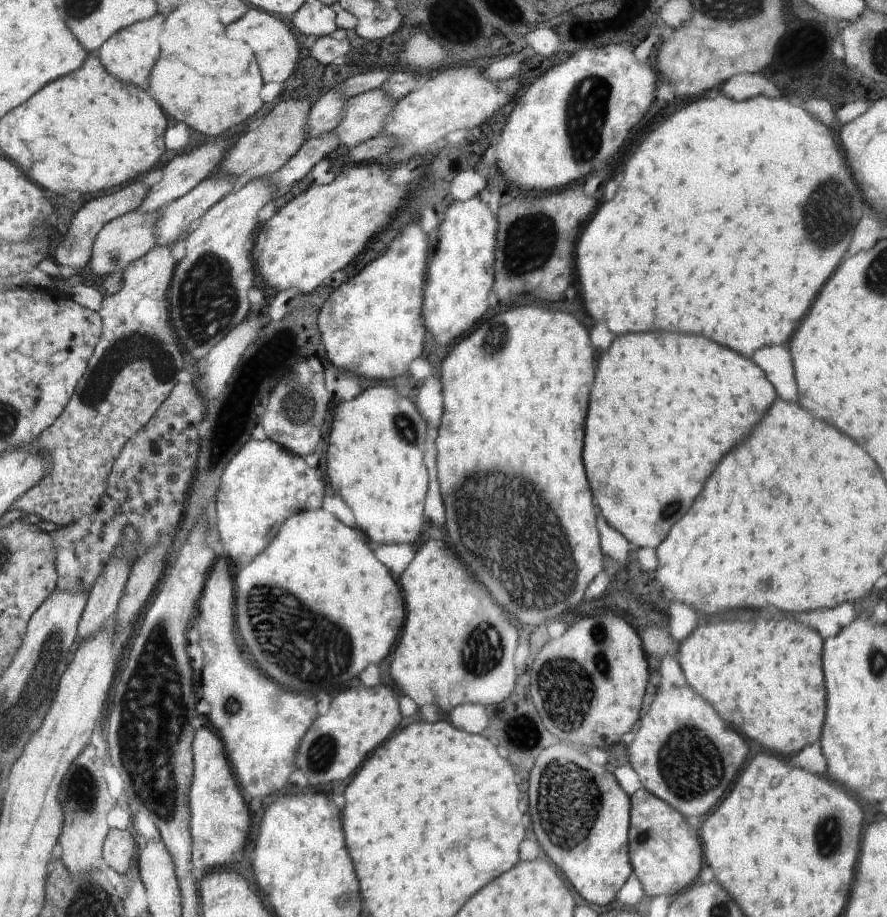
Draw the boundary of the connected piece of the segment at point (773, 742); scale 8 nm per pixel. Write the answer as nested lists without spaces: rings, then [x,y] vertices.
[[[734,620],[694,628],[694,632],[679,646],[677,655],[690,684],[714,710],[732,724],[740,734],[748,736],[772,753],[782,756],[797,754],[808,744],[820,741],[825,722],[826,686],[822,674],[823,641],[818,632],[808,630],[792,620]]]

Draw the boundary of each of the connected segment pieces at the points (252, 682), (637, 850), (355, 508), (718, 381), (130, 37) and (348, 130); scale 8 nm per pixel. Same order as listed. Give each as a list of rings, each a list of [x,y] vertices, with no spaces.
[[[216,562],[206,576],[202,597],[196,609],[195,626],[200,630],[200,646],[204,650],[204,668],[202,668],[202,692],[204,700],[210,705],[208,726],[220,735],[224,742],[225,756],[232,767],[238,786],[245,798],[264,798],[282,790],[288,784],[288,778],[296,769],[295,759],[298,744],[302,736],[312,726],[316,714],[316,702],[312,698],[282,690],[280,684],[266,678],[252,662],[242,658],[242,650],[234,638],[234,582],[228,570],[218,570]]]
[[[643,787],[631,797],[629,832],[630,863],[645,895],[666,894],[674,898],[693,885],[701,873],[703,861],[703,846],[694,822]]]
[[[376,386],[376,388],[368,388],[357,398],[352,398],[350,401],[341,402],[336,408],[336,413],[333,415],[333,426],[330,438],[328,438],[328,478],[335,493],[340,495],[340,498],[348,504],[354,520],[355,527],[365,534],[370,544],[378,546],[378,544],[412,544],[418,545],[422,530],[424,528],[424,498],[429,487],[429,476],[424,463],[425,454],[425,437],[427,436],[426,422],[422,418],[422,414],[418,412],[414,400],[410,402],[410,396],[400,396],[396,394],[396,390],[392,388],[384,388],[384,386]]]
[[[646,332],[646,334],[626,334],[618,336],[610,350],[606,350],[600,358],[596,380],[592,384],[590,392],[590,408],[586,418],[586,436],[584,436],[584,466],[586,476],[594,494],[594,505],[606,516],[608,524],[614,526],[630,545],[635,549],[647,547],[656,549],[666,539],[670,530],[678,523],[678,520],[688,512],[694,498],[700,494],[704,480],[714,472],[716,464],[722,456],[726,456],[738,442],[750,436],[750,430],[764,418],[768,408],[774,404],[777,395],[774,386],[766,379],[762,368],[755,364],[751,358],[742,358],[740,354],[708,340],[702,336],[692,334],[668,334],[668,332]]]
[[[158,14],[146,22],[138,22],[138,26],[130,26],[130,30],[122,30],[122,34],[118,34],[118,38],[110,38],[110,42],[106,42],[95,54],[106,66],[106,70],[110,70],[110,74],[114,74],[116,78],[122,78],[124,82],[130,82],[132,86],[148,91],[150,88],[148,74],[160,54],[158,32],[160,32],[162,22],[164,22],[162,14]]]
[[[376,89],[349,98],[344,106],[344,114],[334,130],[338,142],[352,149],[379,136],[396,102],[386,92]]]

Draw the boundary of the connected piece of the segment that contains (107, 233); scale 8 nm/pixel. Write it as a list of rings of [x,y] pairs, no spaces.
[[[160,210],[144,212],[144,214],[134,211],[111,221],[97,235],[93,245],[92,260],[88,263],[86,272],[94,276],[107,277],[113,273],[122,273],[128,264],[148,254],[156,245],[154,226],[158,216],[160,216]]]

